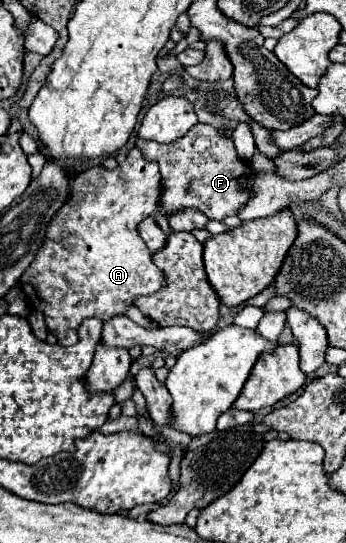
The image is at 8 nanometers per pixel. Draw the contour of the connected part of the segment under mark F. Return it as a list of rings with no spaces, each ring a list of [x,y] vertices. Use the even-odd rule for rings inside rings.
[[[197,122],[185,138],[179,138],[171,144],[159,144],[151,140],[137,140],[135,146],[143,152],[147,160],[157,160],[163,176],[163,196],[159,210],[167,216],[183,208],[195,208],[203,212],[209,220],[223,220],[241,208],[249,194],[243,184],[251,178],[251,170],[237,158],[233,140],[217,134],[209,124]]]

